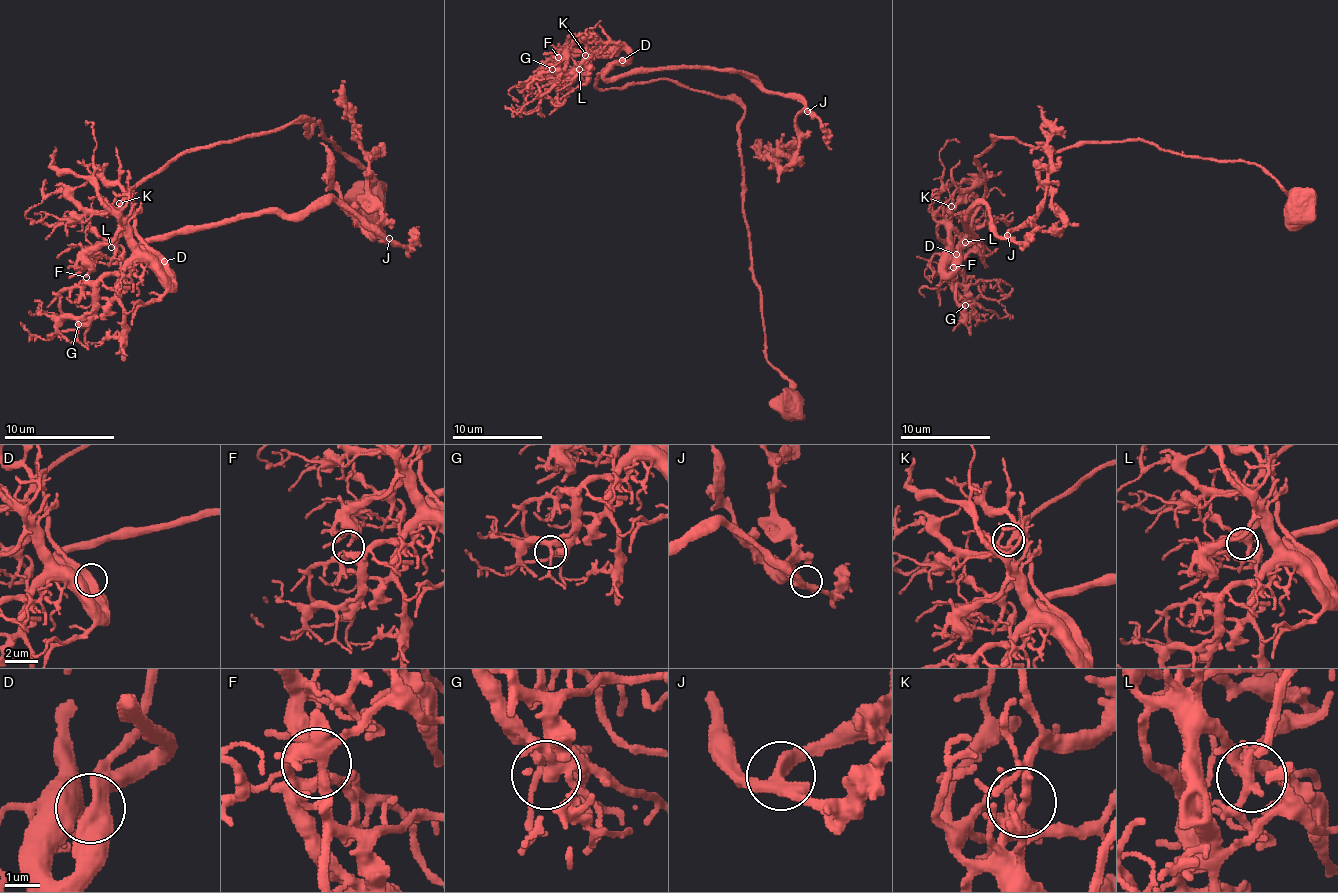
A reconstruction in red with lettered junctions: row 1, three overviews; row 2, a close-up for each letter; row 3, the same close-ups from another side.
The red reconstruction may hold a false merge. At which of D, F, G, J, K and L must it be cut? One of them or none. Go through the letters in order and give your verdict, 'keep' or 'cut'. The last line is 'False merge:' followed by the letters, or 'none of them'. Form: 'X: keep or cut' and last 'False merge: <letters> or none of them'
D: keep
F: keep
G: keep
J: keep
K: keep
L: keep
False merge: none of them

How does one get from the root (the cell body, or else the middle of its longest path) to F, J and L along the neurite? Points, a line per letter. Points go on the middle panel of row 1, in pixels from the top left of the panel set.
F: (789, 405), (789, 380), (766, 358), (748, 245), (744, 109), (669, 80), (599, 89), (617, 55), (558, 57)
J: (789, 405), (748, 245), (744, 109), (669, 80), (597, 78), (741, 71), (807, 111)
L: (789, 405), (789, 380), (766, 358), (748, 245), (744, 109), (669, 80), (599, 89), (617, 55), (579, 69)

